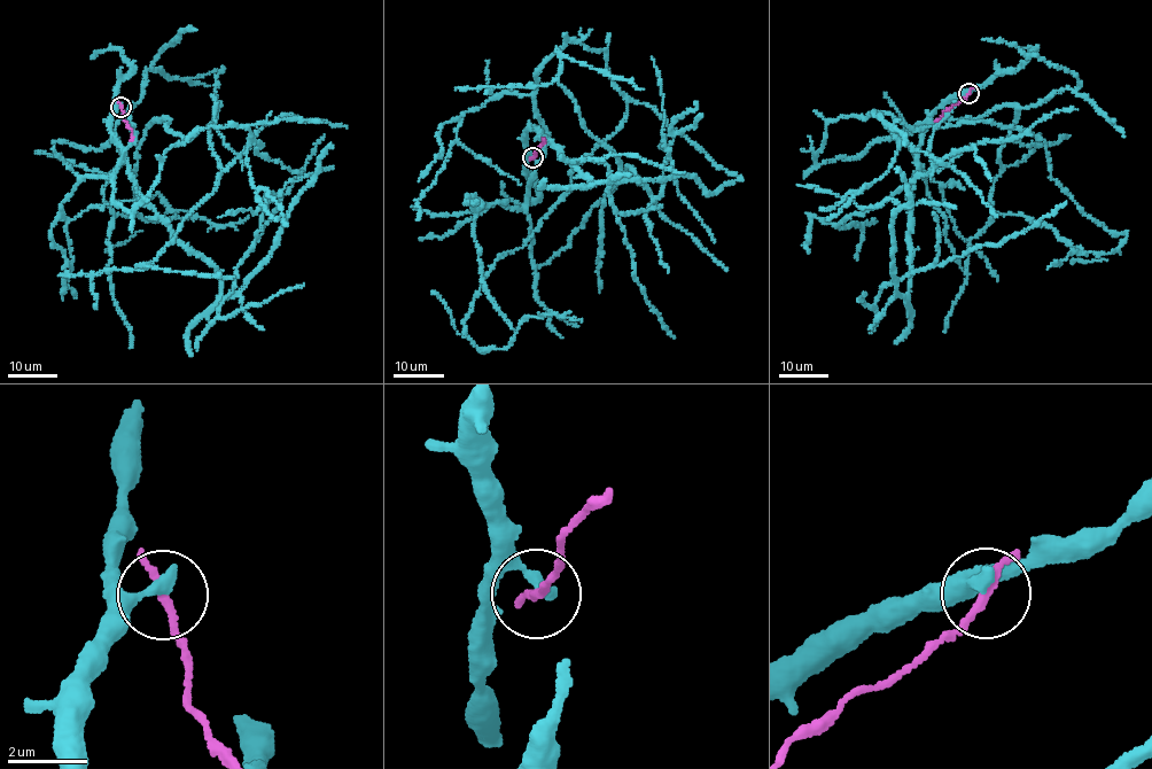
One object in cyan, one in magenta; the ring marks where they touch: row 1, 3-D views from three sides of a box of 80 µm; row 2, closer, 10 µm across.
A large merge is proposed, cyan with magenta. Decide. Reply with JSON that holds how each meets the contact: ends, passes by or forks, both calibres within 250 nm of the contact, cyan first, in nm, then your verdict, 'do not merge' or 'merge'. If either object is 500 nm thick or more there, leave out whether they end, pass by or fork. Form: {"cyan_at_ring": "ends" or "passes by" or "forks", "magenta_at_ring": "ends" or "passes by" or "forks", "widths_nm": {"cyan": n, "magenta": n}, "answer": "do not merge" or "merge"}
{"cyan_at_ring": "ends", "magenta_at_ring": "passes by", "widths_nm": {"cyan": 320, "magenta": 180}, "answer": "do not merge"}

